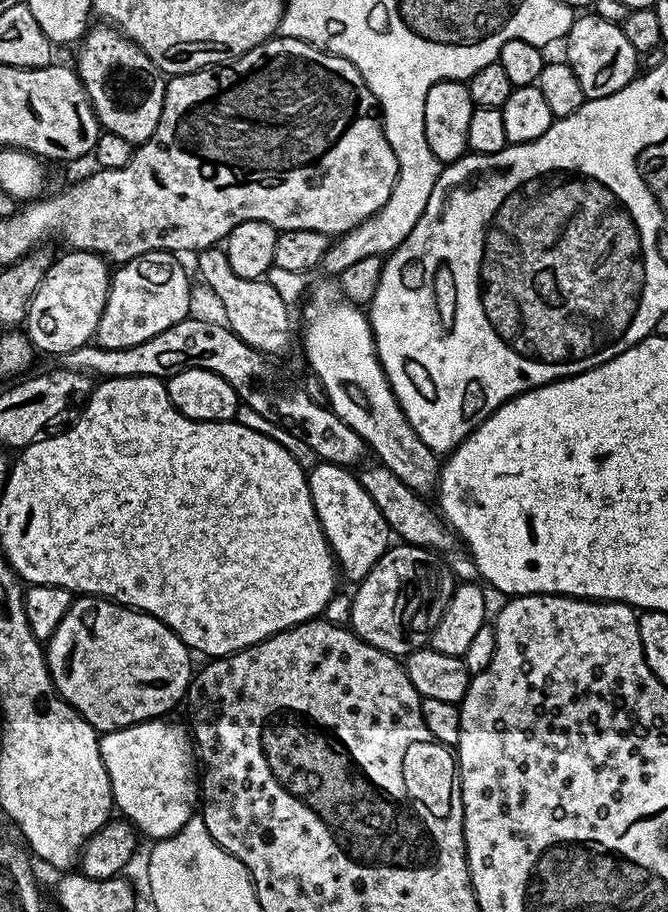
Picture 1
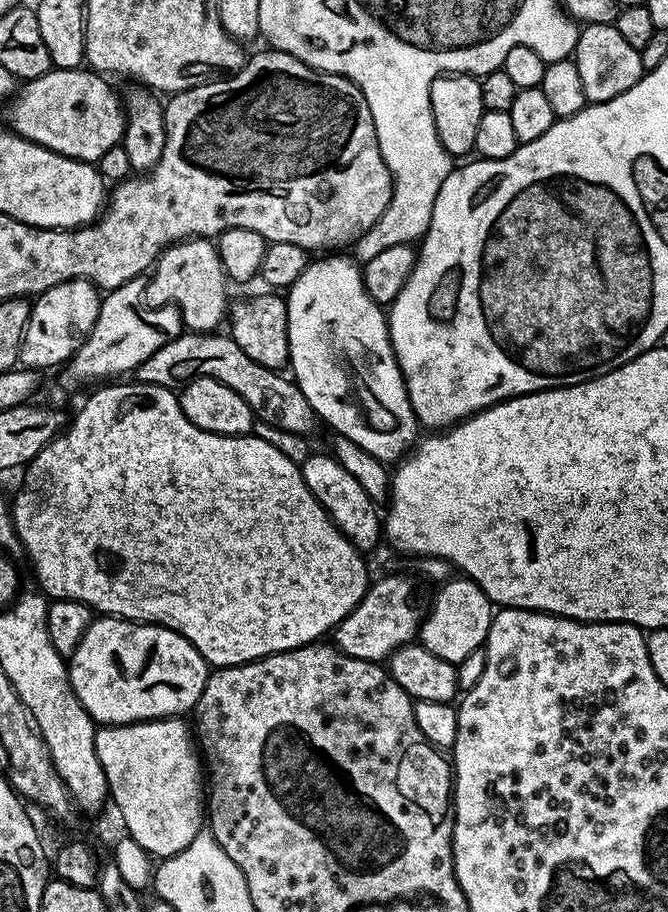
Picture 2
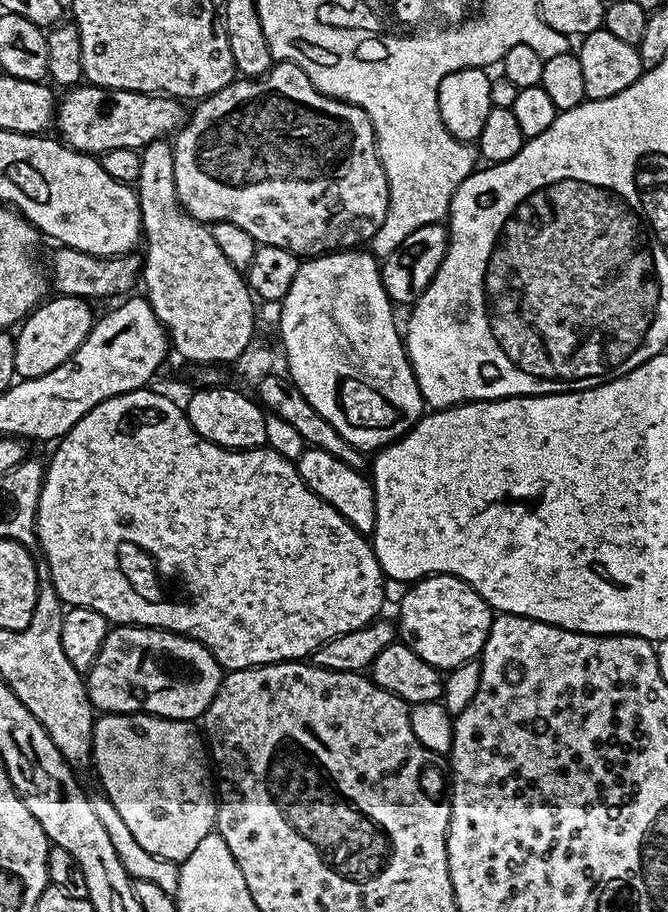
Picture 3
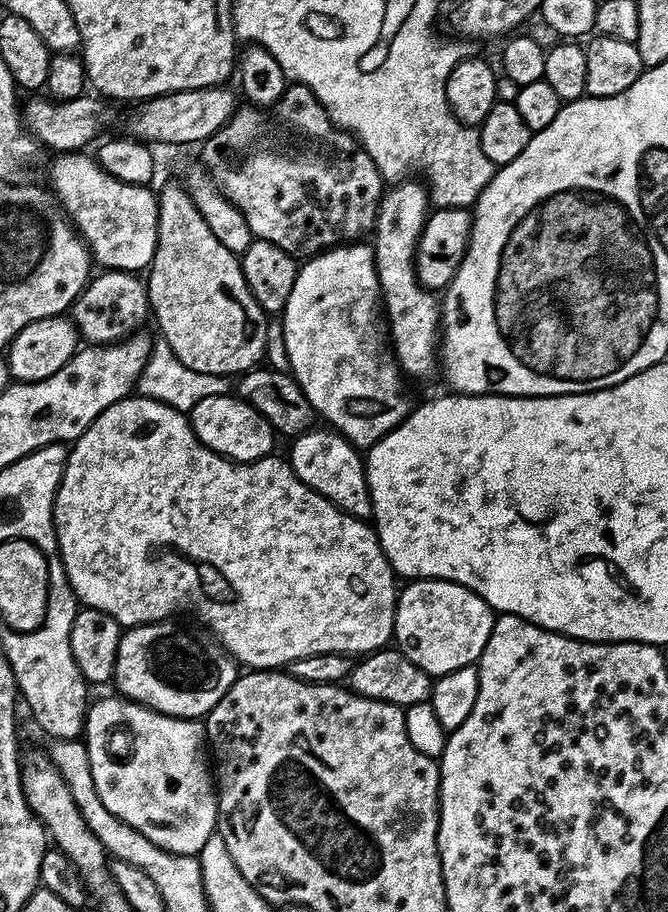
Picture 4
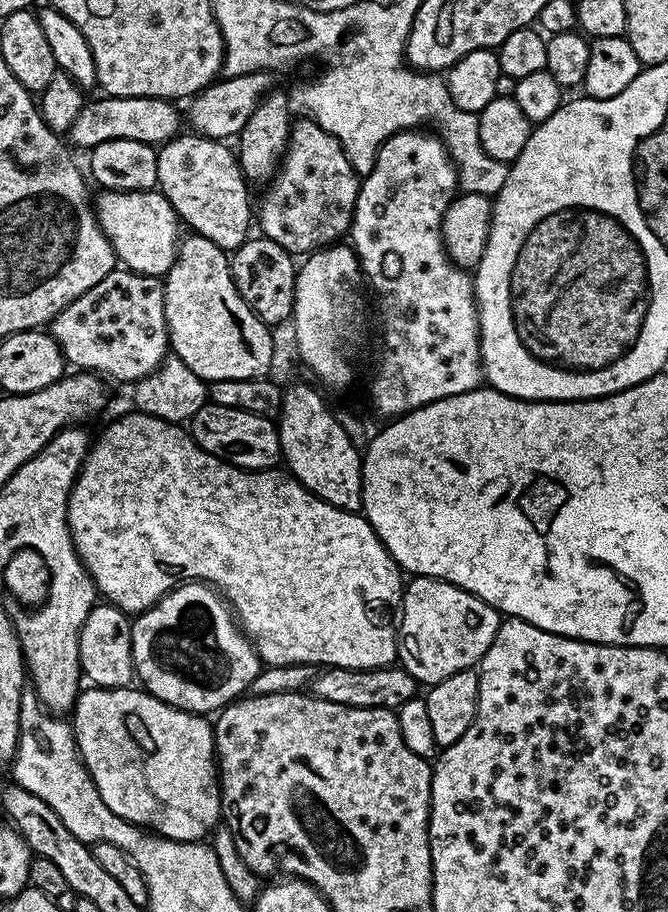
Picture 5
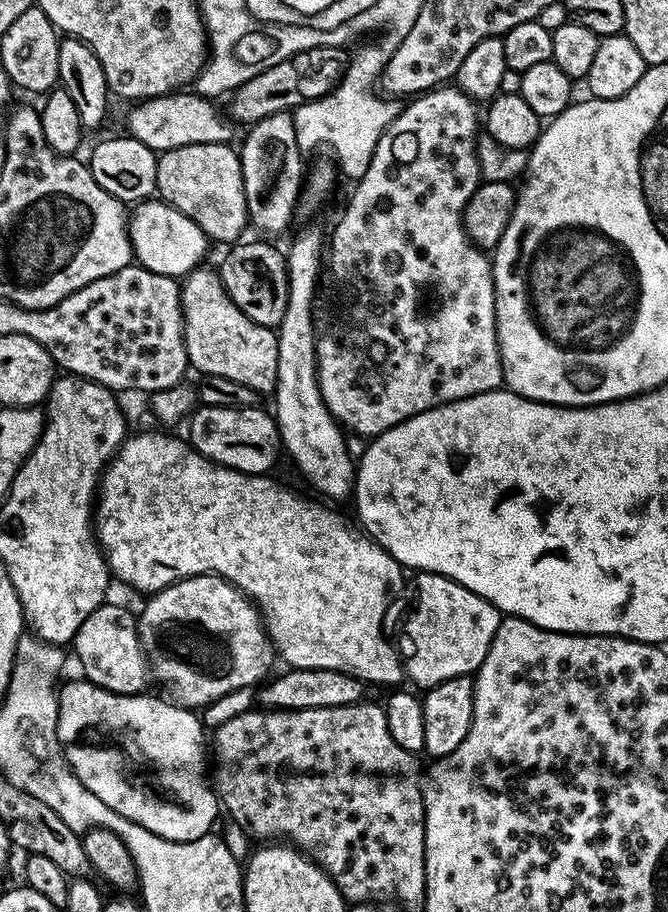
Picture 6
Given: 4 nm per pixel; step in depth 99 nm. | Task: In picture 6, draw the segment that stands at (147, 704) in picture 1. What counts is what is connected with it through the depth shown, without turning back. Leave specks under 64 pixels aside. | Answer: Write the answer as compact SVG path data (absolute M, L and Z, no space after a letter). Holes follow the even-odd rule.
M188 576L163 588L149 600L152 601L145 606L144 613L138 616L141 643L155 675L157 672L161 682L169 684L185 705L203 706L214 702L214 698L222 698L222 694L230 694L230 690L259 685L259 680L271 670L272 659L277 659L278 653L268 637L259 608L221 576Z

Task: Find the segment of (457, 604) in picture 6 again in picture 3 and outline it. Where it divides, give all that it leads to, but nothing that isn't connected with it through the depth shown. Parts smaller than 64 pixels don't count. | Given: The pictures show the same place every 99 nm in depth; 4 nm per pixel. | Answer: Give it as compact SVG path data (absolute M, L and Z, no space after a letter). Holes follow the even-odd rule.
M433 574L417 580L400 600L398 636L410 646L422 662L441 670L462 666L467 660L475 660L483 653L484 643L492 629L493 609L457 576Z

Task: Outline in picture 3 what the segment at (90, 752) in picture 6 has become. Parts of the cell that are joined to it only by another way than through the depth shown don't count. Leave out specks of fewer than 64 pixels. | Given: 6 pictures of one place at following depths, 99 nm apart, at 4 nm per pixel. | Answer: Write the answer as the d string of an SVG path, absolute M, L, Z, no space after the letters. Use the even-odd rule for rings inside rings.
M147 714L101 715L92 726L92 755L90 760L91 763L96 763L96 772L100 775L102 783L132 784L129 788L107 789L106 795L109 802L114 806L114 810L118 810L118 815L122 817L122 822L126 822L130 834L134 834L134 842L138 842L138 846L142 846L142 850L146 850L150 854L154 854L163 860L183 862L186 858L190 858L190 854L194 854L194 850L198 847L198 842L202 842L202 838L206 838L206 834L210 834L214 831L217 797L214 795L214 780L210 775L210 757L208 755L206 741L203 735L198 731L195 723L187 720L166 720L163 716L150 716Z

